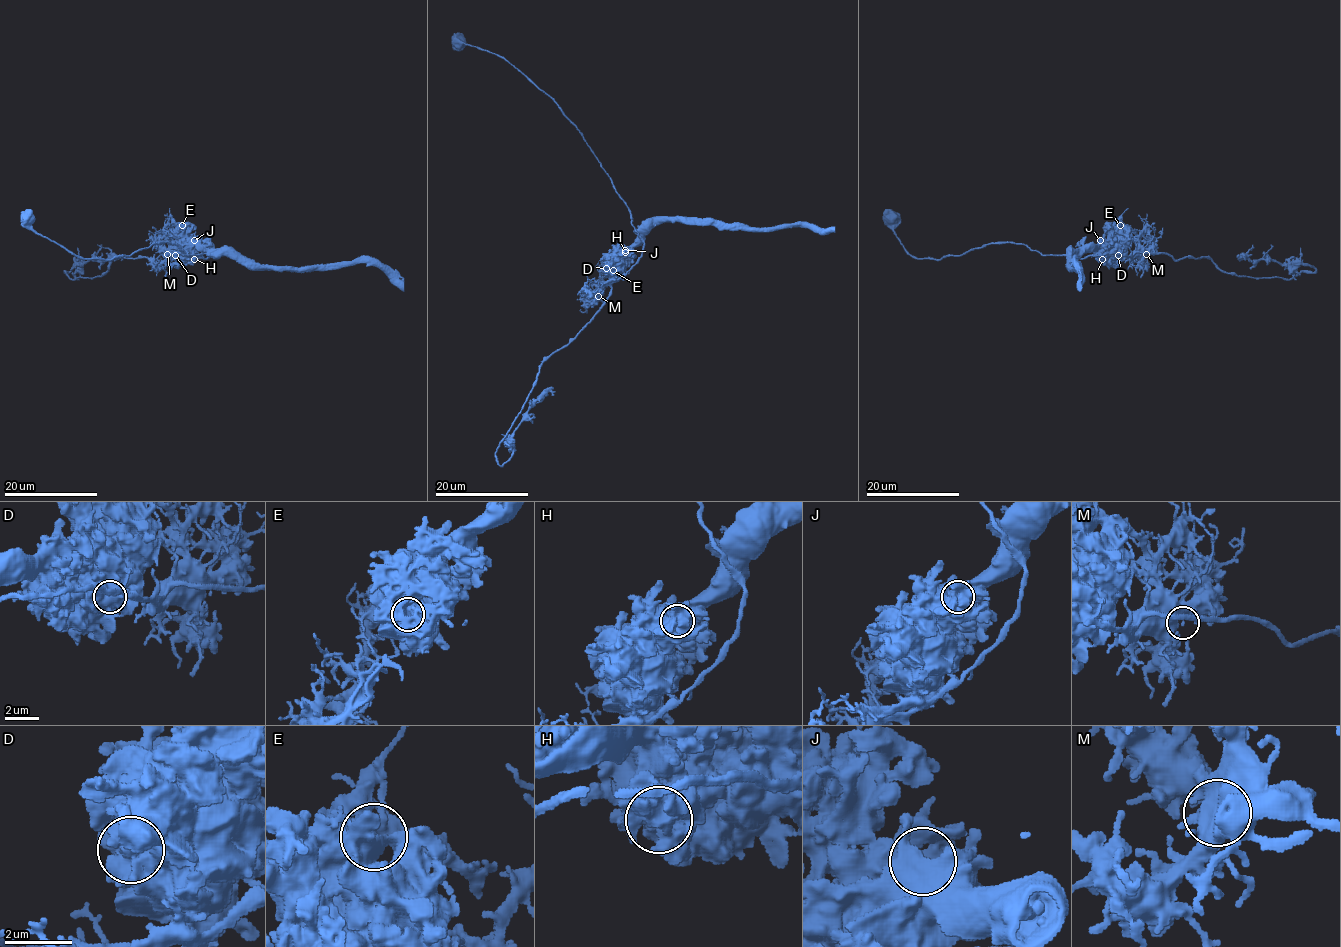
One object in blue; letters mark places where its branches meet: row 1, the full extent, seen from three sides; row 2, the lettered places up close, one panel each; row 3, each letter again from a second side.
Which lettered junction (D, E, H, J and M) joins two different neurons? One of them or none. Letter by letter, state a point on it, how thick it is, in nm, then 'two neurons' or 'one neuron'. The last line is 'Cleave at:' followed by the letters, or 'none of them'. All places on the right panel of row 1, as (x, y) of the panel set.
D: (1118, 255) | 700 nm | one neuron
E: (1120, 225) | 550 nm | two neurons
H: (1102, 259) | 650 nm | one neuron
J: (1100, 240) | 550 nm | one neuron
M: (1146, 254) | 360 nm | one neuron
Cleave at: E

